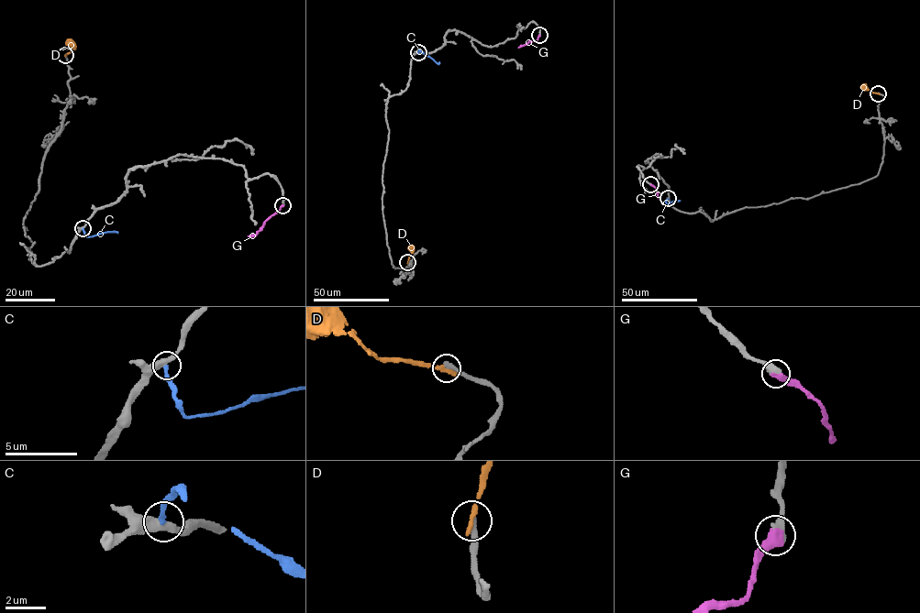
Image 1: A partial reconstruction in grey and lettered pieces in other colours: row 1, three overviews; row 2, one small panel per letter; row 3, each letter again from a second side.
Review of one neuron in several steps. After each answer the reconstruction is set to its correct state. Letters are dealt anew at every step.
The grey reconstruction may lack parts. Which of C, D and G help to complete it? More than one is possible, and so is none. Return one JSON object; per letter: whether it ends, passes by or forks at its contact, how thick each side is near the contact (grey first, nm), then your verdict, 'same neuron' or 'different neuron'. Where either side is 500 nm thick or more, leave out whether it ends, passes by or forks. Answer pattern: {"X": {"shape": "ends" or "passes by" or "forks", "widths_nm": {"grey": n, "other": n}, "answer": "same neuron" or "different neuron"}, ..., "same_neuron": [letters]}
{"C": {"shape": "ends", "widths_nm": {"grey": 440, "other": 240}, "answer": "different neuron"}, "D": {"shape": "ends", "widths_nm": {"grey": 320, "other": 340}, "answer": "different neuron"}, "G": {"widths_nm": {"grey": 550, "other": 550}, "answer": "same neuron"}, "same_neuron": ["G"]}

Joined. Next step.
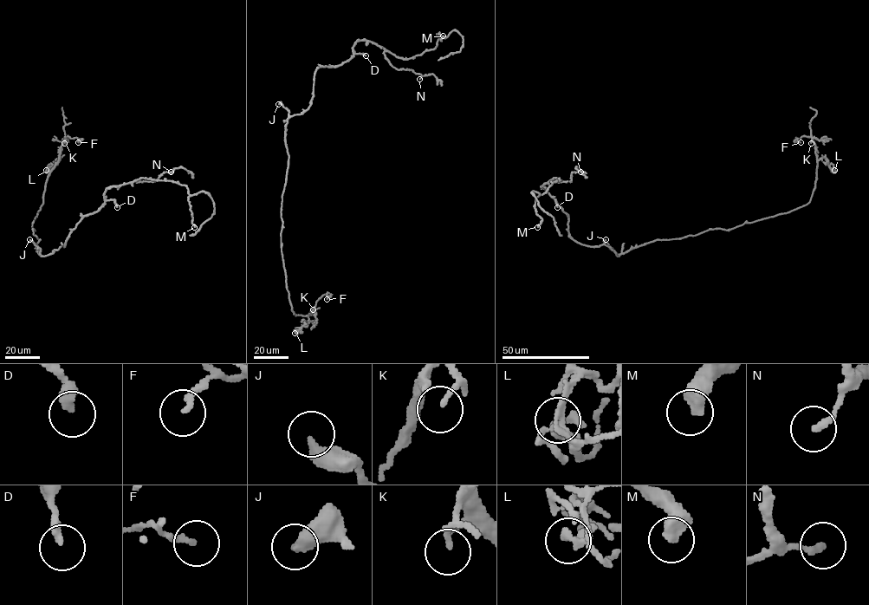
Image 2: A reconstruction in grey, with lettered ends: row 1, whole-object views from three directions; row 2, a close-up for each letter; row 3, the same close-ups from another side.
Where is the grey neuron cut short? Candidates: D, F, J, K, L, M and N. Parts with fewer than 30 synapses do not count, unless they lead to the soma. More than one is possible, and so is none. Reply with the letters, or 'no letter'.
no letter

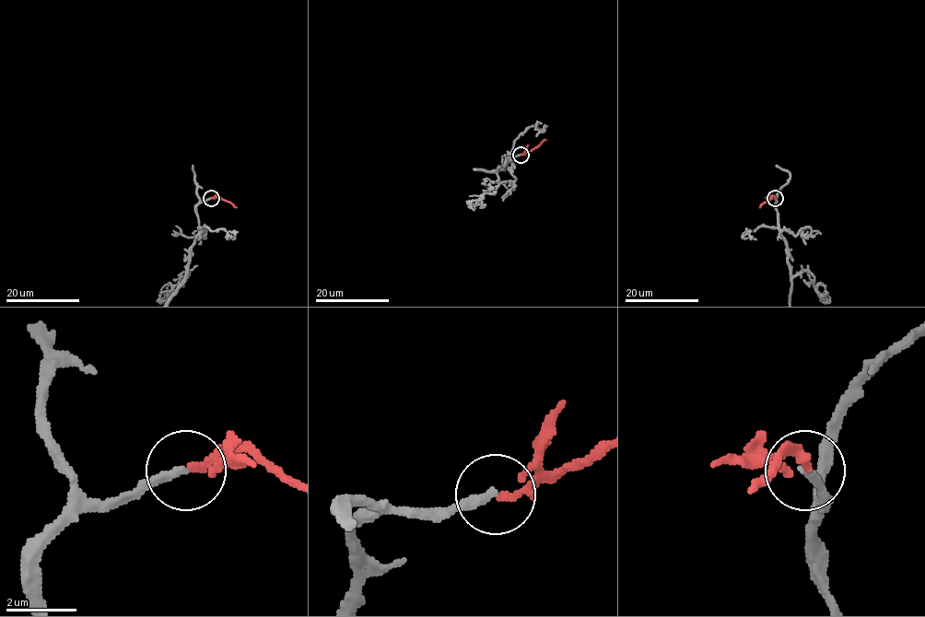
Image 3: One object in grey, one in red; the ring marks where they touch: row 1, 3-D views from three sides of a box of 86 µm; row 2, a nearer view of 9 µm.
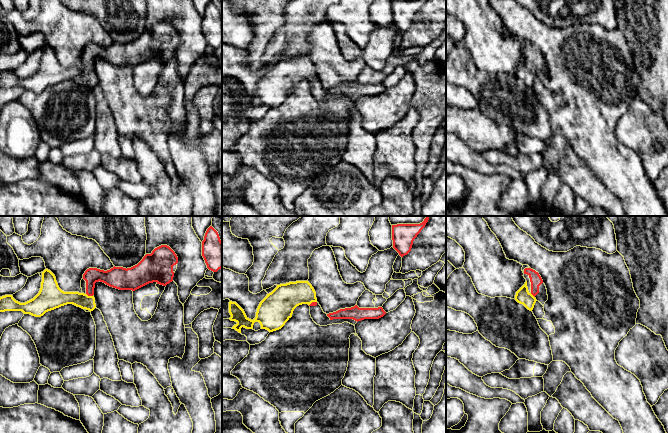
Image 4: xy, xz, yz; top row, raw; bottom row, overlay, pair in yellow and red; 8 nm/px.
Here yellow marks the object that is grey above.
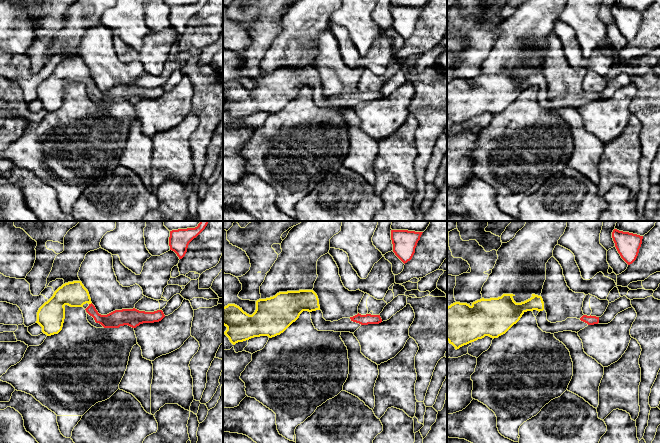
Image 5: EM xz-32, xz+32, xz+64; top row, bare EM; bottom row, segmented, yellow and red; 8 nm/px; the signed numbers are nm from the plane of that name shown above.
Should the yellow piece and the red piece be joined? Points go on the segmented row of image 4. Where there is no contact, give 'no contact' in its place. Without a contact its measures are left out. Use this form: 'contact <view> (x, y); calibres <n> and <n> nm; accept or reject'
contact xy (89, 296); calibres 140 and 150 nm; accept

